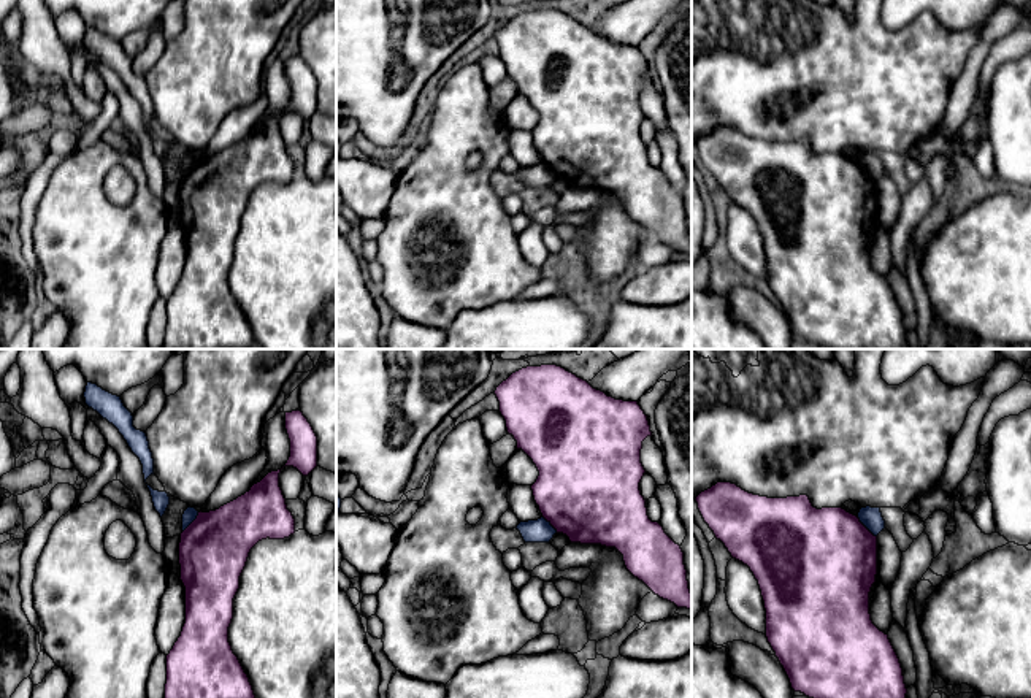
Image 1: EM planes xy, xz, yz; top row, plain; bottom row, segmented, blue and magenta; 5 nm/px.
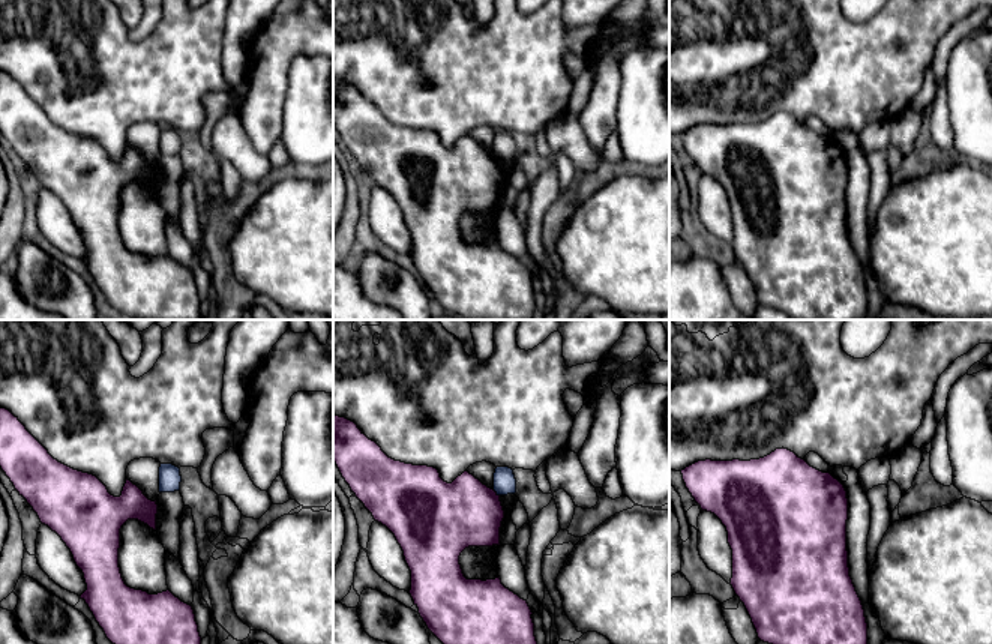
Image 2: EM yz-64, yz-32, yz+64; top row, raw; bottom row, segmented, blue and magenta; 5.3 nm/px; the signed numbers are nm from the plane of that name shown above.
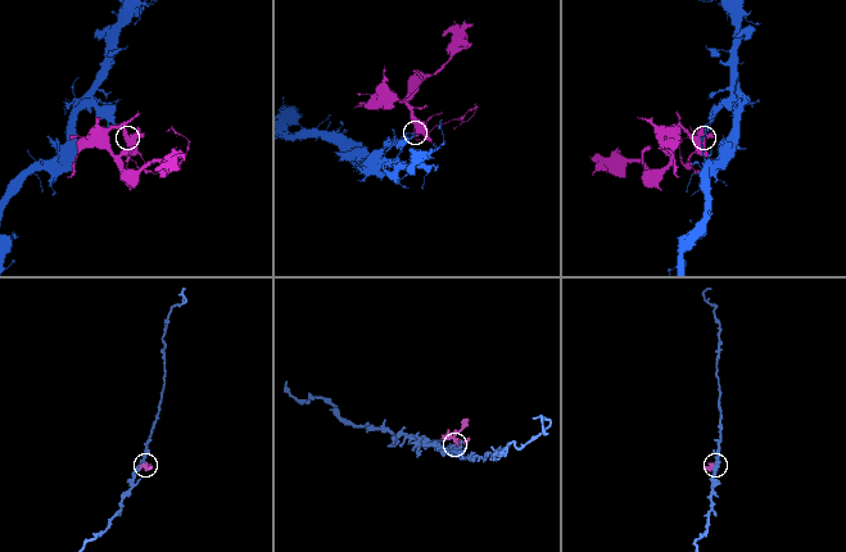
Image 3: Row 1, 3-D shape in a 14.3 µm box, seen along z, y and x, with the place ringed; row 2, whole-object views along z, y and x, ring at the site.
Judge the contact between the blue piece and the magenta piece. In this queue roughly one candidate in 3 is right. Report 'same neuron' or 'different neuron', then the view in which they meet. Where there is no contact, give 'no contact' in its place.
different neuron | yz

